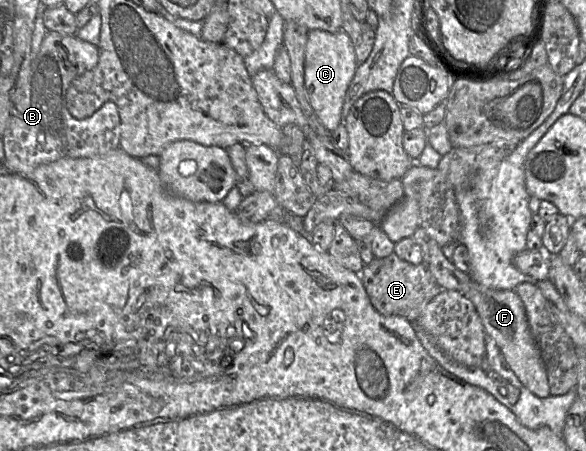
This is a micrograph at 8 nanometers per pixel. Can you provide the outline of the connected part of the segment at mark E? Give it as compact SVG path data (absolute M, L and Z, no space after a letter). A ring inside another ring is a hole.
M395 252L384 258L374 258L359 274L372 305L379 313L401 316L412 323L442 290L426 262L413 265L400 259Z

